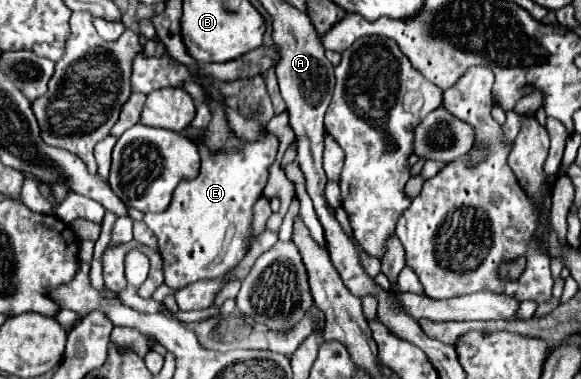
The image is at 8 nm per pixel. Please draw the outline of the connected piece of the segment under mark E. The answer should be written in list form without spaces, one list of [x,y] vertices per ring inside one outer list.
[[[188,127],[188,137],[200,149],[200,173],[194,179],[184,179],[172,203],[162,213],[146,213],[144,223],[154,231],[160,255],[164,259],[164,283],[182,289],[200,279],[222,277],[232,271],[246,255],[246,239],[250,239],[250,225],[254,203],[268,183],[268,167],[278,153],[278,137],[264,131],[262,139],[246,141],[238,149],[212,151],[204,141],[204,131]]]

